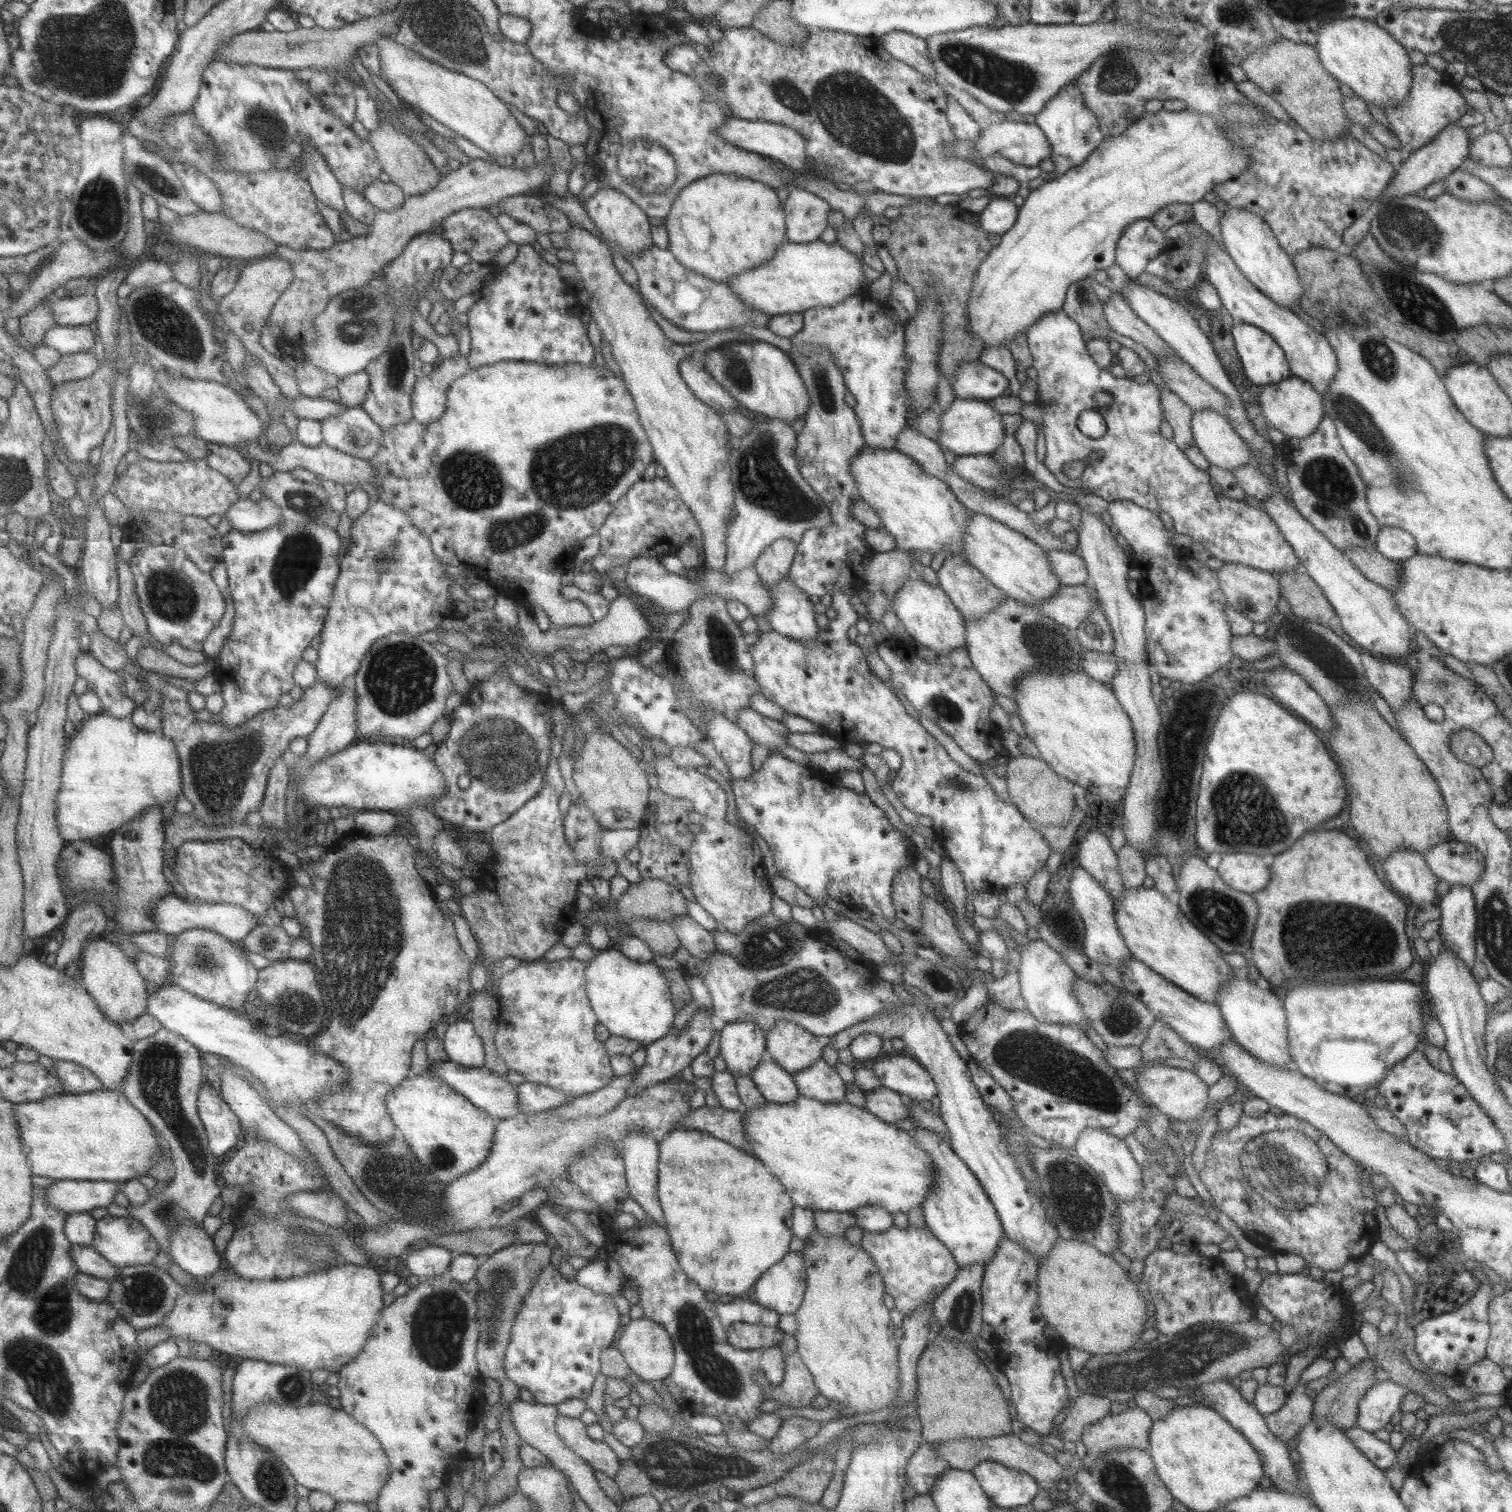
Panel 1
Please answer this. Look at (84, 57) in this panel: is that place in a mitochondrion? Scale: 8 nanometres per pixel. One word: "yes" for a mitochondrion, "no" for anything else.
yes

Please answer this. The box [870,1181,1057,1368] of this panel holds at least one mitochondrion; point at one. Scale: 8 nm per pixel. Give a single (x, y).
(963, 1308)

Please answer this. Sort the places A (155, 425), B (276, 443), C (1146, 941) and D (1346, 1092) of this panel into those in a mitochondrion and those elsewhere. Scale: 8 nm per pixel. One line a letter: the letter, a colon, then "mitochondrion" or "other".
A: mitochondrion
B: other
C: other
D: other

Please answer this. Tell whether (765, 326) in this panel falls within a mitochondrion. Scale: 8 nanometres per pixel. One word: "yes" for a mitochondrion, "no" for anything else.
no

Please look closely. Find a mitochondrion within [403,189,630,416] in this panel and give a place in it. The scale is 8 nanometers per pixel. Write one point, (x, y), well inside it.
(477, 234)

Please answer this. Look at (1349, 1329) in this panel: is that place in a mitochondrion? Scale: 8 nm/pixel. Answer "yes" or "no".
no

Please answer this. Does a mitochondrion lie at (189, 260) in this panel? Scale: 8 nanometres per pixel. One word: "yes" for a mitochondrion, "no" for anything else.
no

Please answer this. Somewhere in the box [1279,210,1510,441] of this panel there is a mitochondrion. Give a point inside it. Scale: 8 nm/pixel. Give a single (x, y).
(1417, 304)

